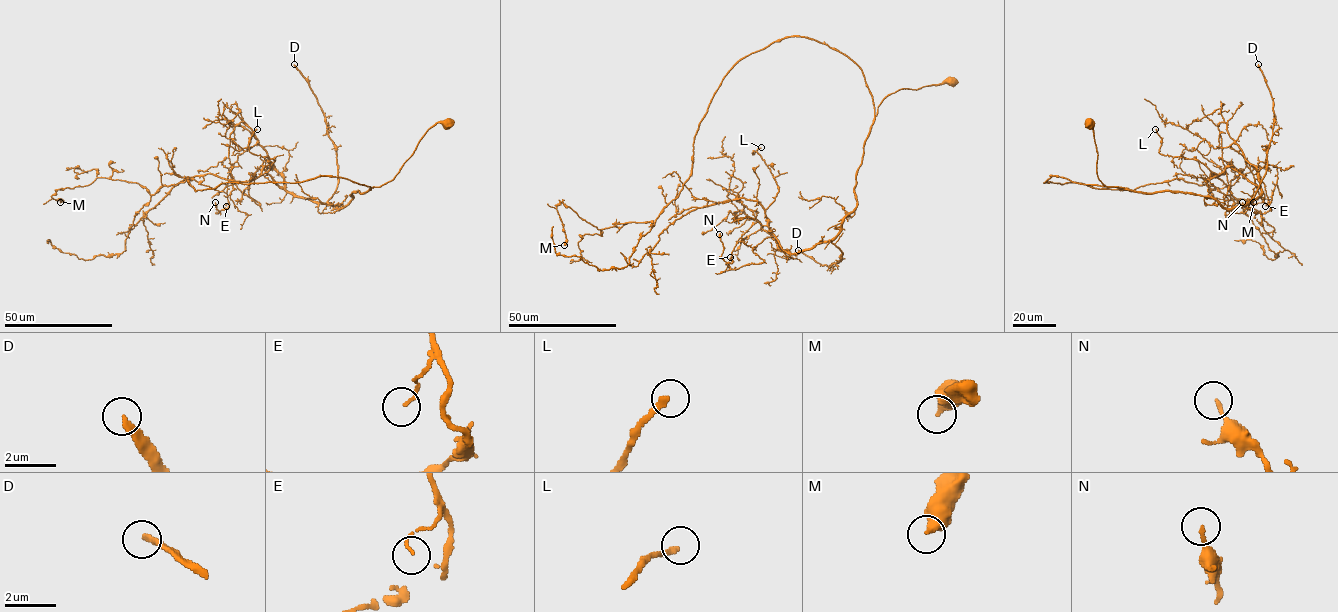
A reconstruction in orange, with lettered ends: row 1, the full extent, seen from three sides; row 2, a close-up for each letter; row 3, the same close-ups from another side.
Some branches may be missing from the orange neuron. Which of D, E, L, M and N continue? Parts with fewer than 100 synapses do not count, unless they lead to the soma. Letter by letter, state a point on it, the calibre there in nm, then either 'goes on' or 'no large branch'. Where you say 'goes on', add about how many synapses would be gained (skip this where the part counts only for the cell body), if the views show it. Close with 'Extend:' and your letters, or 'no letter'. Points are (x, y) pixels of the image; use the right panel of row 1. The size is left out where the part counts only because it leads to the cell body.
D: at (1258, 64); 240 nm thick; goes on; about 190 synapses
E: at (1265, 206); 100 nm thick; no large branch
L: at (1155, 129); 220 nm thick; no large branch
M: at (1253, 202); 360 nm thick; no large branch
N: at (1242, 202); 140 nm thick; no large branch
Extend: D

